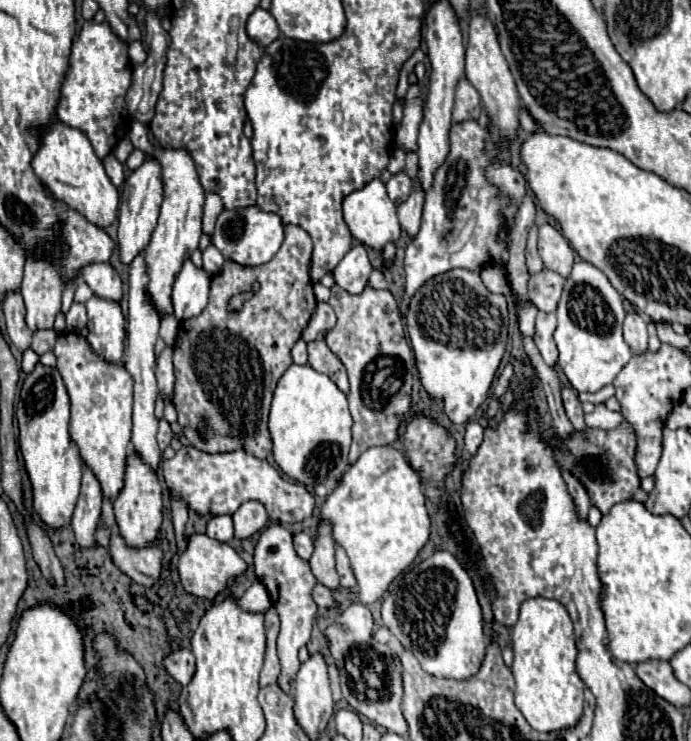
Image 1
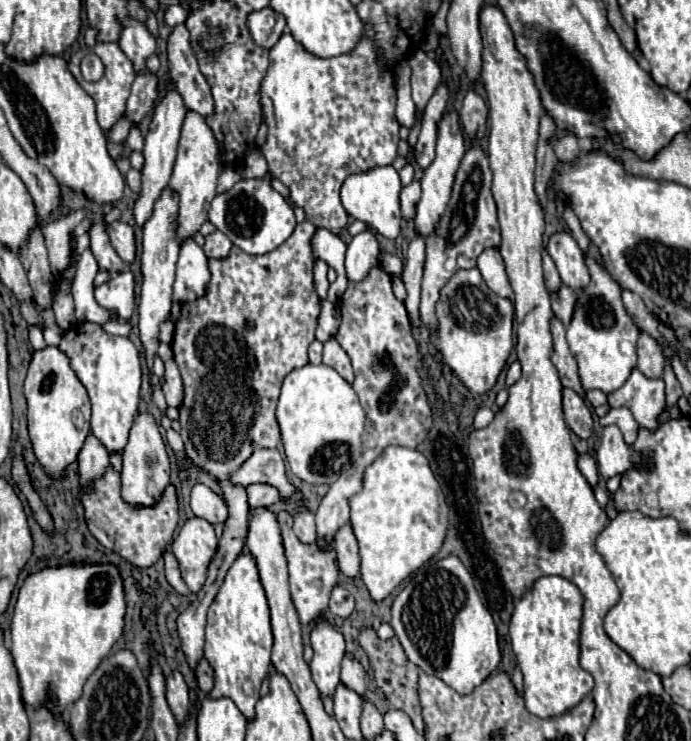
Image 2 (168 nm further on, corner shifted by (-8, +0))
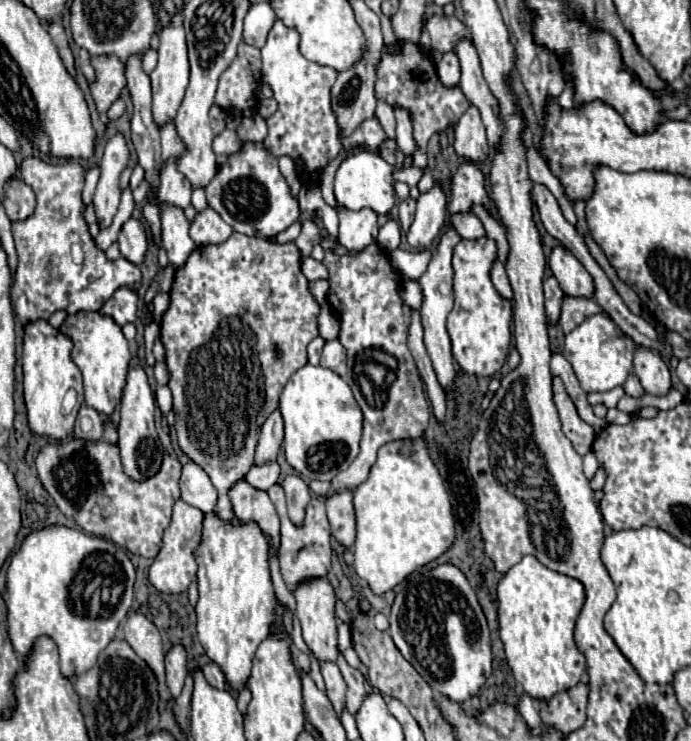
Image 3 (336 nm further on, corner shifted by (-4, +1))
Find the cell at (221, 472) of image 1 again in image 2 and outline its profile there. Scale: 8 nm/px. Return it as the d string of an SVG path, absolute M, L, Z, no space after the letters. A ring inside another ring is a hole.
M256 450L242 466L238 472L232 474L234 484L258 484L266 482L272 484L280 490L282 498L290 498L294 494L294 486L286 478L286 468L280 452L274 450Z

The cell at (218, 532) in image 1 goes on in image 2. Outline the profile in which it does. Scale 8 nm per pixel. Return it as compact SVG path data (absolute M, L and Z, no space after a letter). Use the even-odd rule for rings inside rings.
M194 484L190 494L190 508L196 516L206 518L210 524L226 522L226 502L204 484Z

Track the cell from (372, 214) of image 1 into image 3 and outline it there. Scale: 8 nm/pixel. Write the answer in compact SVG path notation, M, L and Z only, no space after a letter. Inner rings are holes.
M360 151L352 157L346 157L340 163L336 171L336 179L334 179L334 195L338 199L338 205L350 211L360 211L368 207L368 209L374 209L374 213L386 217L396 203L394 171L396 171L394 165L386 163L380 155L370 151Z

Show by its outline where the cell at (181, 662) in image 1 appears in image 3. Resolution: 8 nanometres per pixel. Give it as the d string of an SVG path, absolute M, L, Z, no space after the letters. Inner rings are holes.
M206 663L206 665L202 667L202 673L204 673L206 681L208 681L212 687L216 687L216 689L224 689L224 687L226 687L224 675L222 675L222 671L220 671L220 667L218 667L216 663Z

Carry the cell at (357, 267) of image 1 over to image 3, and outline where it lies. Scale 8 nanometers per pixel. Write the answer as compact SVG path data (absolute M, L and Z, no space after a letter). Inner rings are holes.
M340 209L340 235L338 241L352 253L360 253L368 245L376 243L378 237L378 215L372 209L348 211Z

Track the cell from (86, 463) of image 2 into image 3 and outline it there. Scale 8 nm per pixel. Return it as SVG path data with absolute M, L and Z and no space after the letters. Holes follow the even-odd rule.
M82 405L78 411L78 417L76 417L74 437L86 439L86 441L100 441L102 433L104 433L104 421L106 419L96 409Z

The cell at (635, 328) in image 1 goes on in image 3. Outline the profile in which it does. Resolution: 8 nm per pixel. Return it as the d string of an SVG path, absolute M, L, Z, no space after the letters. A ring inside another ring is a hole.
M638 347L634 353L634 373L640 379L642 387L650 395L666 395L670 391L672 379L668 363L650 349Z

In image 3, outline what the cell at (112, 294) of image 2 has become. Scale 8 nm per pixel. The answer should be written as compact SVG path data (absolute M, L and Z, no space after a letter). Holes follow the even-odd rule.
M26 159L22 165L22 179L26 185L30 185L36 193L36 211L30 219L12 223L12 233L16 241L18 251L18 271L16 281L12 285L12 303L16 317L26 325L28 321L48 319L54 311L64 309L66 313L78 313L78 311L100 311L104 301L110 299L120 287L128 287L138 291L142 283L140 269L120 257L118 261L108 261L102 251L94 247L94 241L88 233L88 225L84 223L84 205L82 205L82 187L84 187L84 169L74 161L64 163L44 163L40 159ZM72 245L80 245L84 253L84 261L76 263L72 257Z

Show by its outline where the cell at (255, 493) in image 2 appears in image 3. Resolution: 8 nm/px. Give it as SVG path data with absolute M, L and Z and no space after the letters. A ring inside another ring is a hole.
M272 463L272 465L262 465L262 467L252 467L246 475L246 481L254 485L254 489L268 491L272 485L278 483L278 475L280 475L278 463Z

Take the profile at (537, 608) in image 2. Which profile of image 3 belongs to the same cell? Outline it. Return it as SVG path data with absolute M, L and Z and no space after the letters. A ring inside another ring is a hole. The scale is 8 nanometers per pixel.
M526 555L498 583L500 639L516 683L538 701L546 701L580 683L586 673L586 659L574 643L574 623L584 605L580 581L544 567L536 557Z

